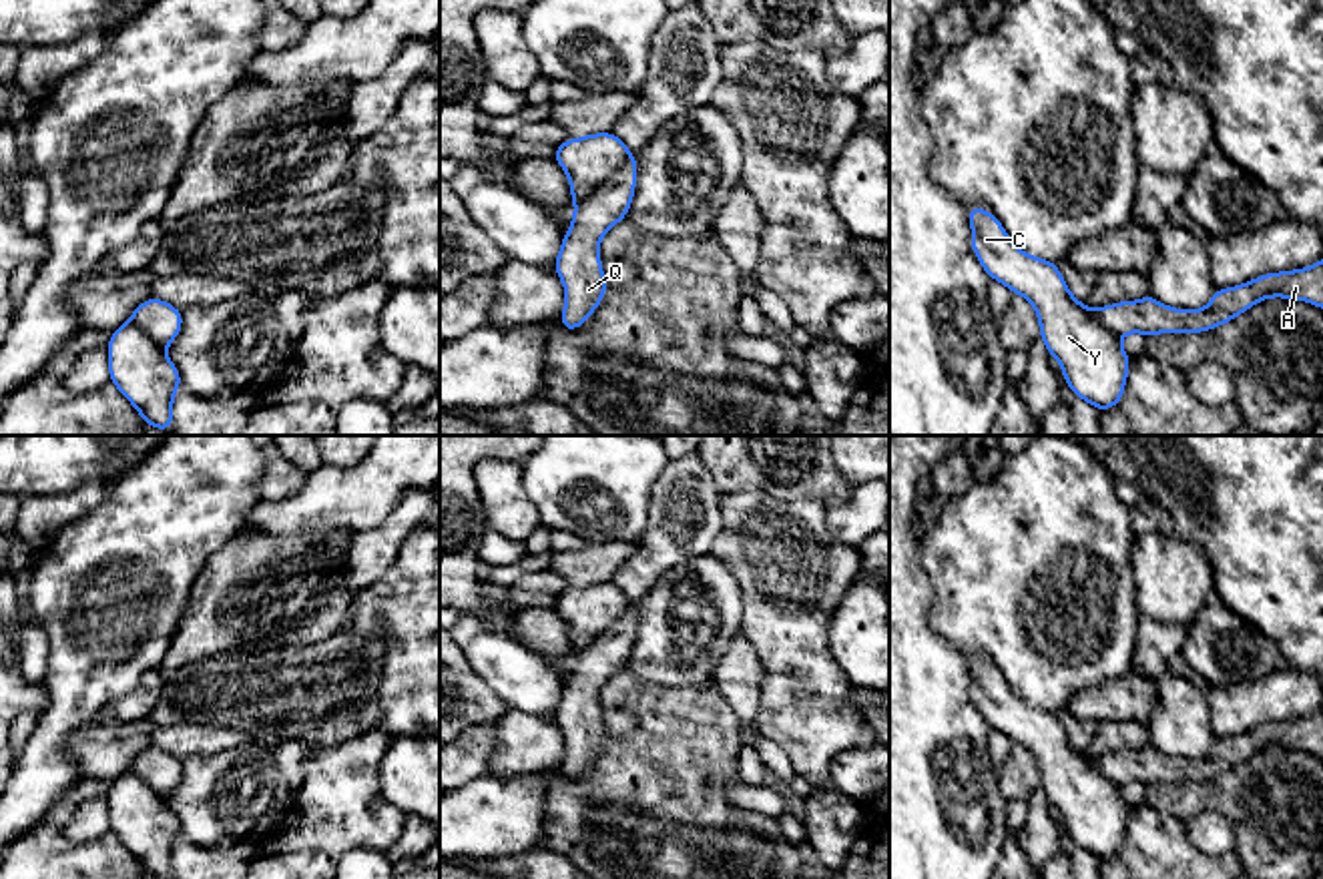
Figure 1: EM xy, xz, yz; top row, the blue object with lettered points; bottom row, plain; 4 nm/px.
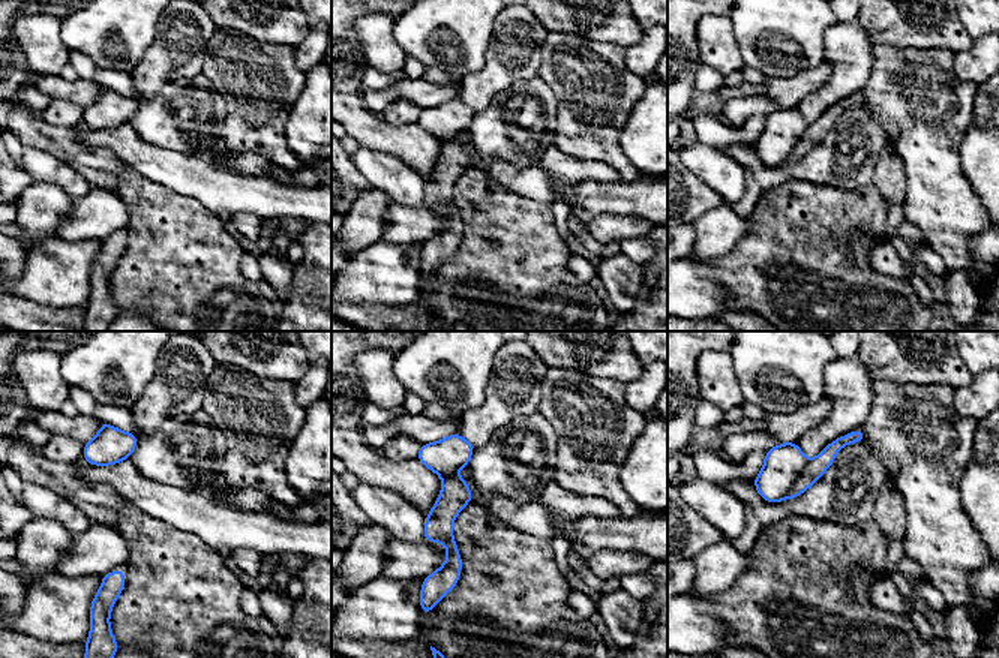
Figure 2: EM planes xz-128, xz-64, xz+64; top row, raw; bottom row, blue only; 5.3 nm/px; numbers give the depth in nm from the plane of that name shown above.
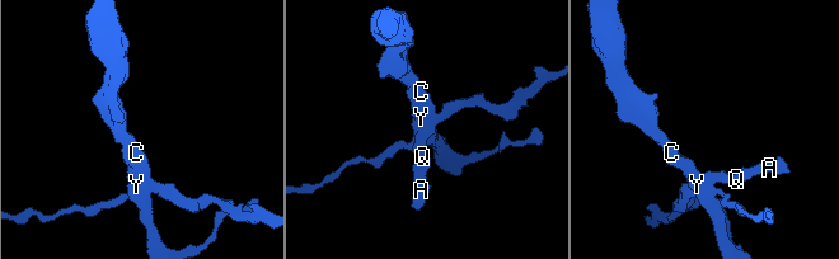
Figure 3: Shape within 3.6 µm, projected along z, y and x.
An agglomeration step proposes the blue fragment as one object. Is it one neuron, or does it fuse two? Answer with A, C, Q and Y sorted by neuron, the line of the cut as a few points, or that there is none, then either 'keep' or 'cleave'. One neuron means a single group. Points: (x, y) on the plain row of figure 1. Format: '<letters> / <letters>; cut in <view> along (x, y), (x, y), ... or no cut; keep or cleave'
A Q / C Y; cut in xz along (631, 605), (575, 655); cleave

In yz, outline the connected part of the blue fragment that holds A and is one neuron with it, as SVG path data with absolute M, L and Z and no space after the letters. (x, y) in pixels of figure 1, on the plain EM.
M1323 708L1305 718L1265 722L1245 735L1215 739L1211 753L1199 761L1166 757L1150 743L1140 751L1120 751L1088 761L1116 787L1130 781L1144 787L1201 783L1229 773L1267 747L1299 749L1323 759Z

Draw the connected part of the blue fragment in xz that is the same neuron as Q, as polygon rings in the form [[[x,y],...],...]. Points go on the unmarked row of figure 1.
[[[630,606],[588,648],[574,654],[572,674],[562,686],[562,698],[554,710],[554,722],[566,741],[566,755],[558,765],[566,781],[576,781],[606,747],[598,694],[610,676],[626,668],[636,622],[636,608]]]

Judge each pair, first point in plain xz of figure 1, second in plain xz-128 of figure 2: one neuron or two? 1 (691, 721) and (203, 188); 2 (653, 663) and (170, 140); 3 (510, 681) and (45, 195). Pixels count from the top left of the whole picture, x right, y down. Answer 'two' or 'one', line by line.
1: two
2: one
3: two

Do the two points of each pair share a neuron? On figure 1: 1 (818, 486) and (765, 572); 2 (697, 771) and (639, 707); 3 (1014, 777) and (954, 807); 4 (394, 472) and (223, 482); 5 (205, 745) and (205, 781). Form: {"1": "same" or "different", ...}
{"1": "different", "2": "same", "3": "different", "4": "different", "5": "different"}

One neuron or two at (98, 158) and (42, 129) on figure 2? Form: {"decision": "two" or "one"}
{"decision": "one"}

